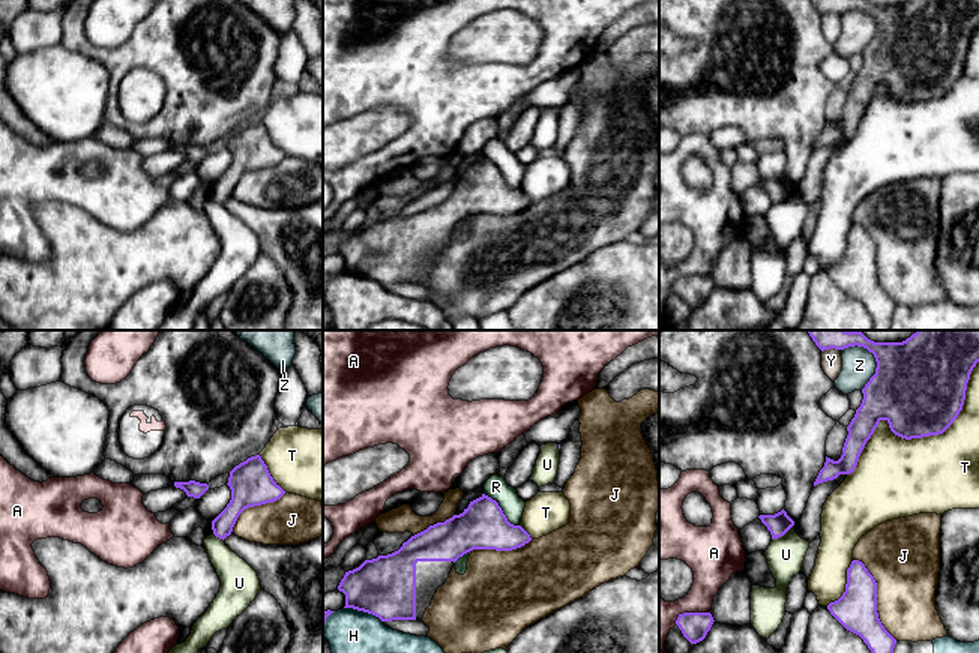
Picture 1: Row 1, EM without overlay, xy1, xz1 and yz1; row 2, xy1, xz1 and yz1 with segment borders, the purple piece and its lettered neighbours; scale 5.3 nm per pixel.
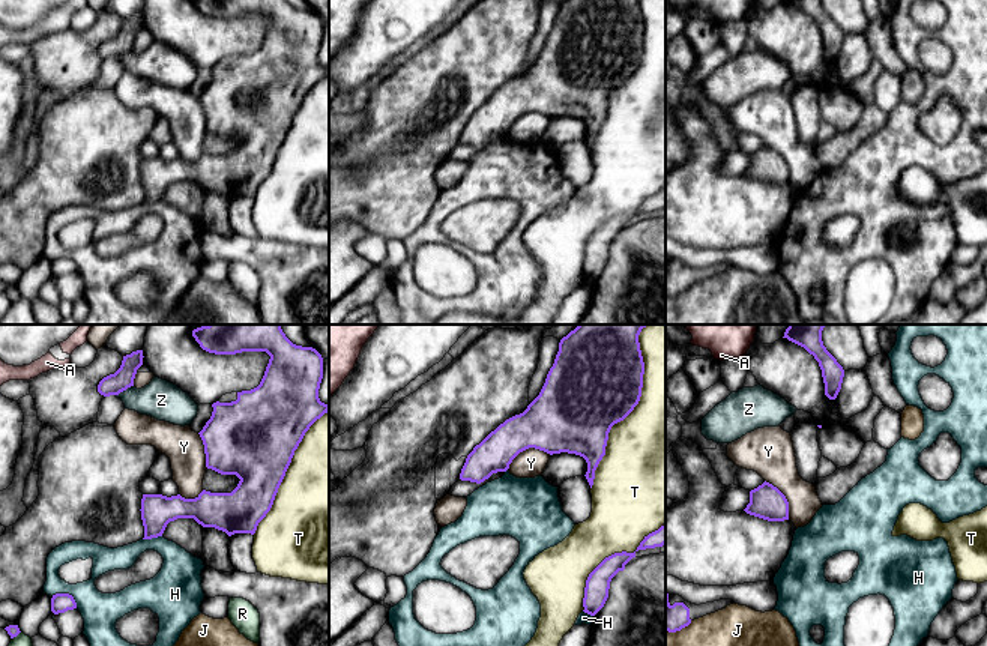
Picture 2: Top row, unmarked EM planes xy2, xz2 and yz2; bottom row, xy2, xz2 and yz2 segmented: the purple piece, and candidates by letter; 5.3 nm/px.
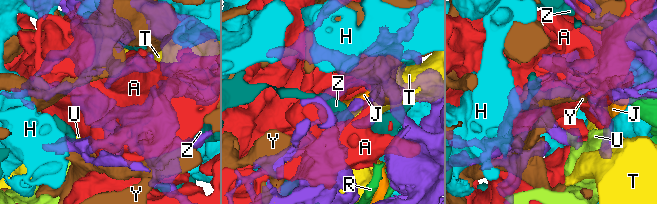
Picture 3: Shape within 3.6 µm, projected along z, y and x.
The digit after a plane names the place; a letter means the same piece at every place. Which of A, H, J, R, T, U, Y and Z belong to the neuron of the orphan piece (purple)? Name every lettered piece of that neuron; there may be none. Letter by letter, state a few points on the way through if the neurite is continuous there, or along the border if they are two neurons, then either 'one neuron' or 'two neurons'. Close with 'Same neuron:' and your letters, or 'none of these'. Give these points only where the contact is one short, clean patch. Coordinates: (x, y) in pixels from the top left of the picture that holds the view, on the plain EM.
A: two neurons
H: two neurons
J: two neurons
R: two neurons
T: two neurons
U: border along yz1 (793, 188), (783, 198), (772, 203); two neurons
Y: one neuron
Z: two neurons
Same neuron: Y

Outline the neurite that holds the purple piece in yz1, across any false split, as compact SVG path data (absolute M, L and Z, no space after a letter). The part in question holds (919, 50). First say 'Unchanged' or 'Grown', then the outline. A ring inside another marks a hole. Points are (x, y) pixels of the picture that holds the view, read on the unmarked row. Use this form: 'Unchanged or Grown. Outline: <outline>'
Unchanged. Outline: M811 0L824 14L863 11L874 18L875 38L862 53L863 63L847 90L842 119L838 125L826 120L814 150L854 135L866 105L881 84L905 104L943 98L962 74L967 47L979 26L979 0L910 0L902 6L874 6L866 0Z

